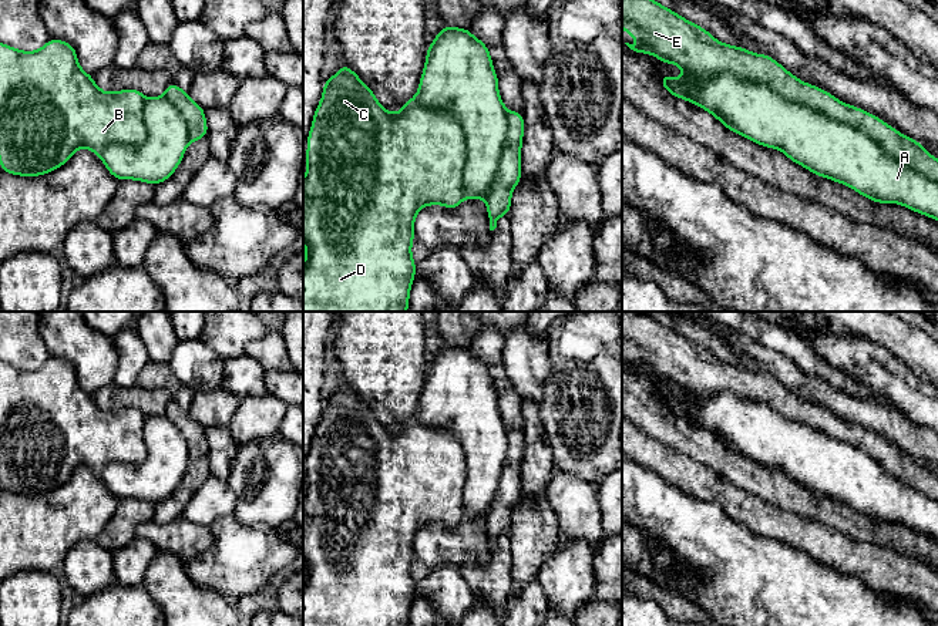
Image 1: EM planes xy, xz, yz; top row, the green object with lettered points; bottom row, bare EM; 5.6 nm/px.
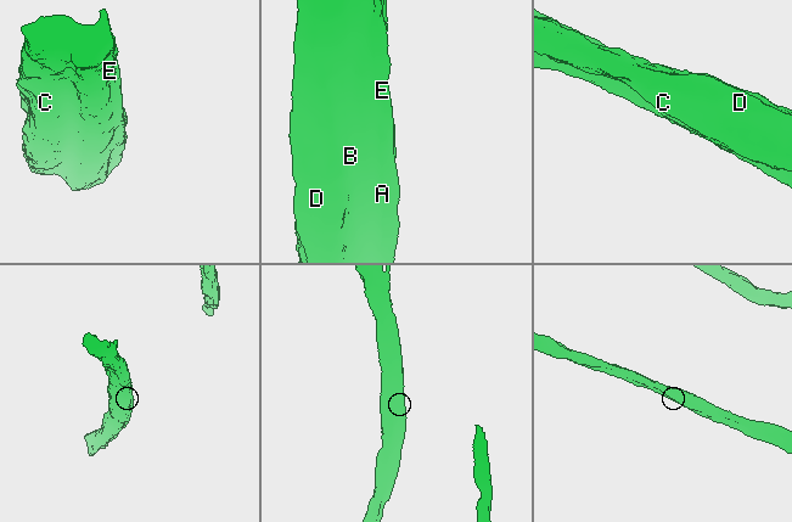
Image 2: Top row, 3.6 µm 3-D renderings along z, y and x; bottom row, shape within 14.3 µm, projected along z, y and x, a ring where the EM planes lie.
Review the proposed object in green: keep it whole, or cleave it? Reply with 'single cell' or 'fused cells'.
fused cells

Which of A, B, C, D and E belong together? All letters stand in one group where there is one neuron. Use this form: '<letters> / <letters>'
A B C D / E

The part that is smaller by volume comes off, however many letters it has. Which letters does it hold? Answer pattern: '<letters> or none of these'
E

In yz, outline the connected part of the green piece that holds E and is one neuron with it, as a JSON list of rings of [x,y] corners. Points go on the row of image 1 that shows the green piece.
[[[622,0],[622,28],[700,80],[729,73],[767,85],[789,101],[853,125],[870,135],[884,154],[938,184],[938,159],[919,141],[902,135],[855,105],[841,102],[823,88],[800,81],[767,54],[720,43],[703,27],[655,0]]]

